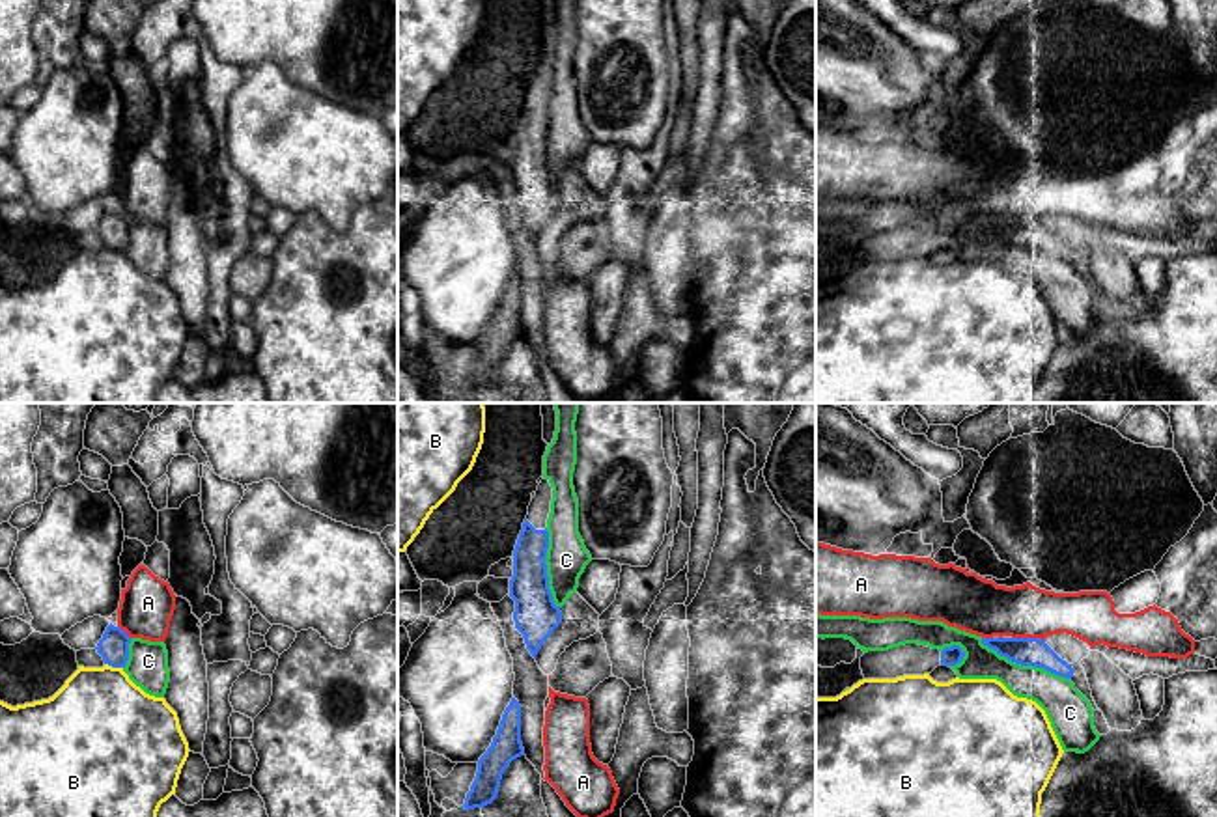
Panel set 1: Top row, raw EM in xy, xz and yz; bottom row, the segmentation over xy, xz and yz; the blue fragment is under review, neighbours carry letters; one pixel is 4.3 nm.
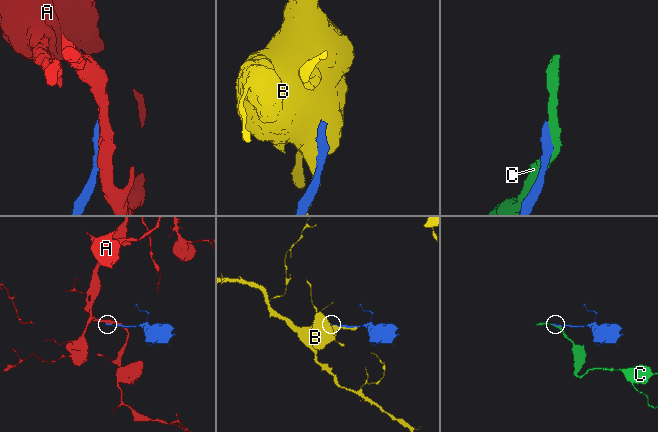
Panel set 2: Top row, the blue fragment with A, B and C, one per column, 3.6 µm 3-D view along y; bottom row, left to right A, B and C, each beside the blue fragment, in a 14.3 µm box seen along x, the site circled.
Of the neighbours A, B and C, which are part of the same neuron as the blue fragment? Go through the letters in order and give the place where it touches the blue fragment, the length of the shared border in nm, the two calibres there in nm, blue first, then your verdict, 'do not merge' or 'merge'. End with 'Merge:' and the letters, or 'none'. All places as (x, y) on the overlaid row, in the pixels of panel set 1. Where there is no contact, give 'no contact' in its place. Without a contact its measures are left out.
A: yz (1029, 638) | 140 nm | 130/240 nm | do not merge
B: xy (114, 666) | 80 nm | 130/460 nm | do not merge
C: yz (1023, 664) | 420 nm | 130/180 nm | do not merge
Merge: none

